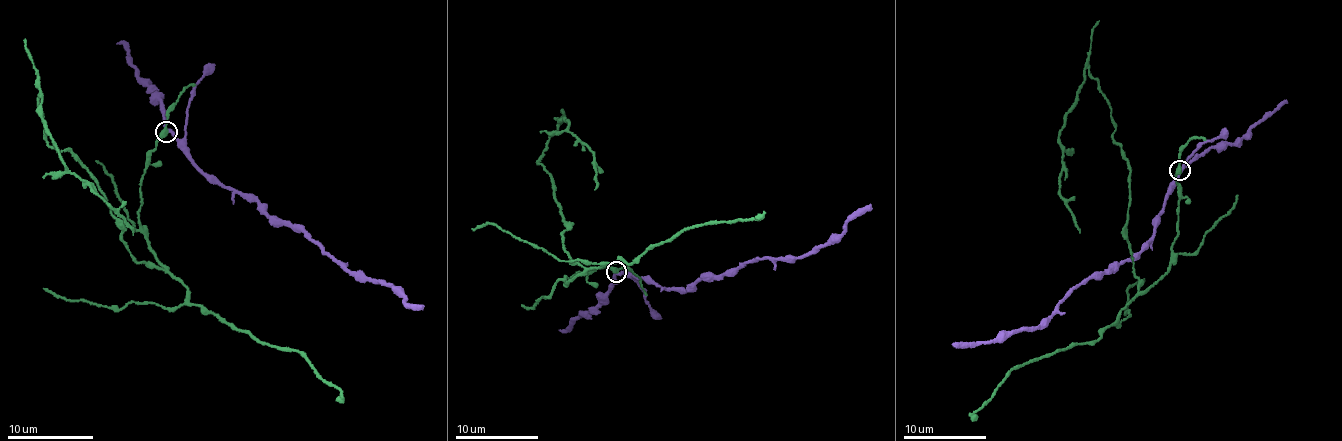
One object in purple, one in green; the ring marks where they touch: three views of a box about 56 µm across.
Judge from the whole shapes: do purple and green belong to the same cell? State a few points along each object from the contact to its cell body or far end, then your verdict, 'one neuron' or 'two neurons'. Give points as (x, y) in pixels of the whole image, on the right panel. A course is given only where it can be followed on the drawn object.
purple via (1180, 171), (1144, 246), (1087, 278), (1038, 326), (956, 344) | green via (1180, 171), (1169, 269), (1139, 291), (1131, 172), (1088, 74), (1059, 139), (1058, 193), (1080, 233) | two neurons

